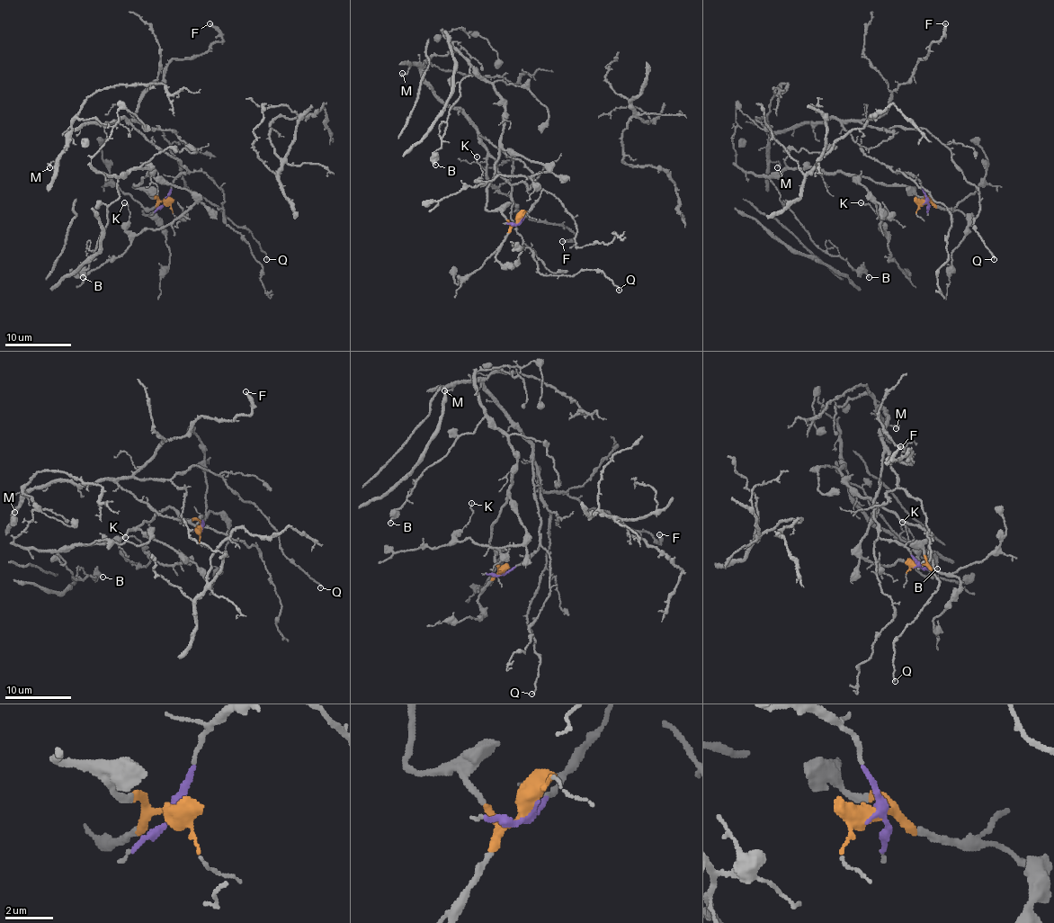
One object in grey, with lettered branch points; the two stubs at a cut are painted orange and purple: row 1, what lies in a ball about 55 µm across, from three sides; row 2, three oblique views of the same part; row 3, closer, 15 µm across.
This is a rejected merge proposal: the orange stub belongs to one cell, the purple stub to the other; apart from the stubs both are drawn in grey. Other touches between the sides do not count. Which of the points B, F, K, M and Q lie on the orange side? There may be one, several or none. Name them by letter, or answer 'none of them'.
B, K

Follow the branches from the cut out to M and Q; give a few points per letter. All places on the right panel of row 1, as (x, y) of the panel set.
M: (926, 202), (917, 179), (878, 163), (834, 118), (778, 133), (770, 143), (770, 159), (778, 167)
Q: (926, 202), (917, 179), (865, 153), (844, 123), (924, 128), (942, 143), (978, 191), (974, 228), (994, 260)

